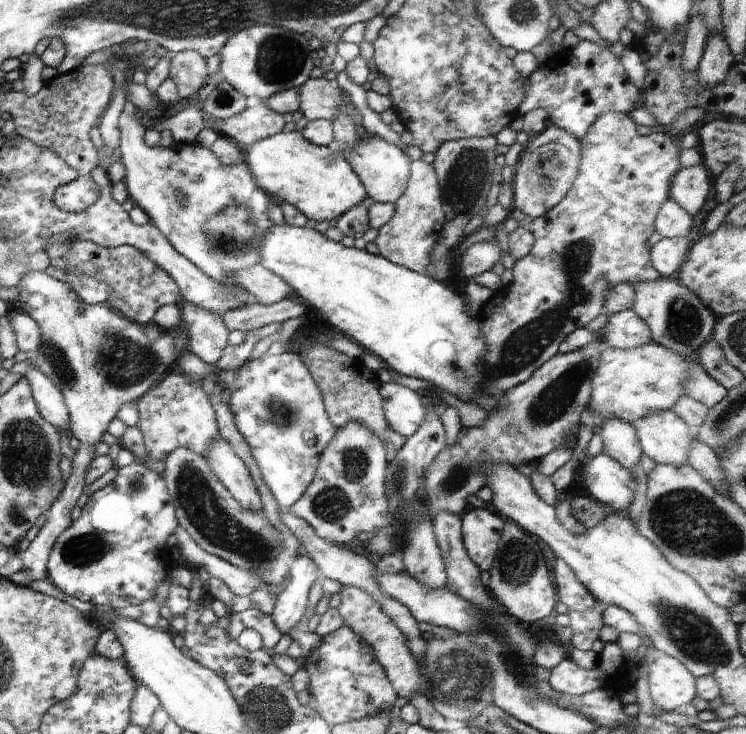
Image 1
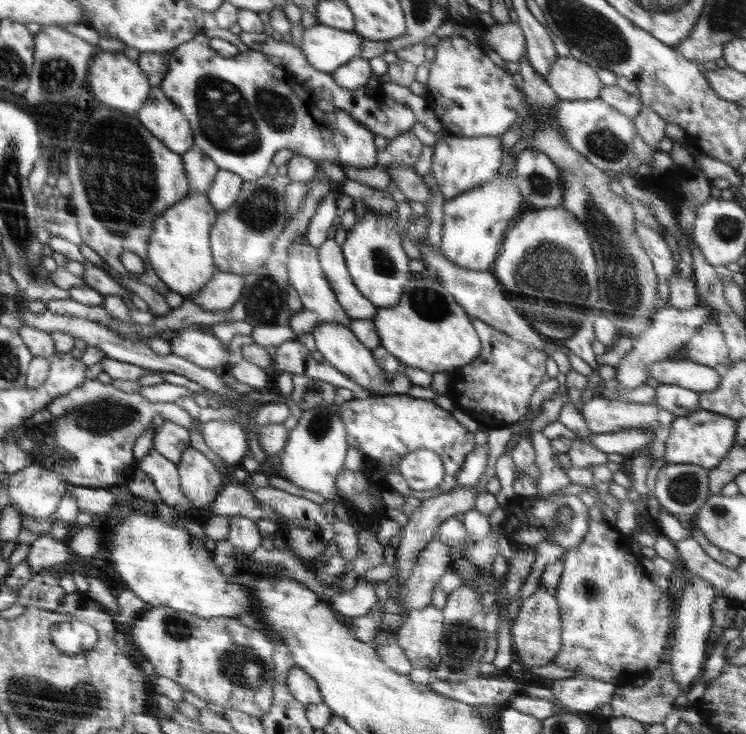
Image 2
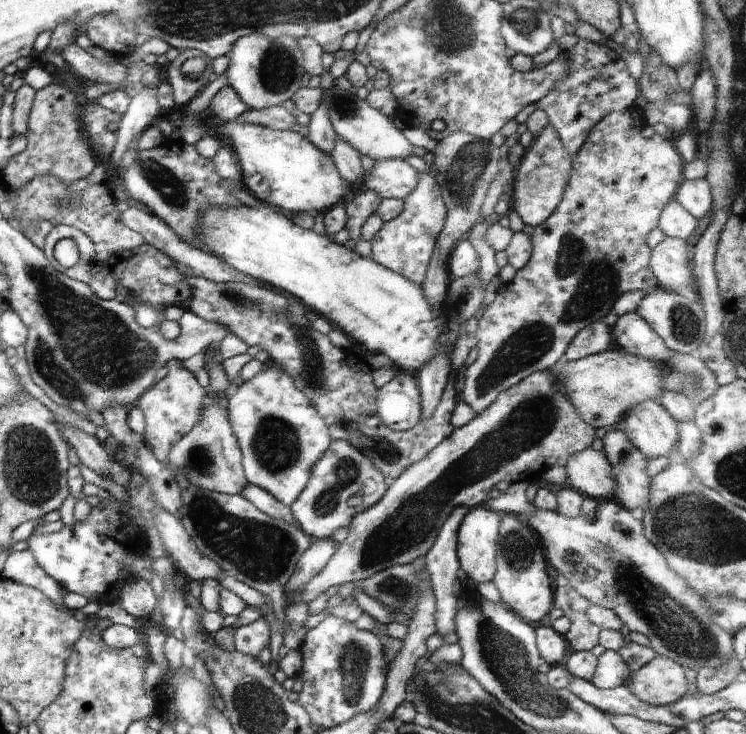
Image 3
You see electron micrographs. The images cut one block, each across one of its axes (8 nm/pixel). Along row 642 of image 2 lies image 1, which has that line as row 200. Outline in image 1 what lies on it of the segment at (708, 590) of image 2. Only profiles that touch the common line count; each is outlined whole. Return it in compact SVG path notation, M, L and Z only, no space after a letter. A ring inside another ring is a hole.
M704 164L681 168L671 182L669 199L674 200L690 216L698 215L713 195L709 174Z

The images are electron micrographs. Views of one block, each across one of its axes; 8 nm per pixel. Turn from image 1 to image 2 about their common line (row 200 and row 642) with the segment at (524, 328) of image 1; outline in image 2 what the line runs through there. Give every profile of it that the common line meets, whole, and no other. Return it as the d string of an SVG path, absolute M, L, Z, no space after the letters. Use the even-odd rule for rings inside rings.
M590 520L588 532L581 540L579 546L565 552L563 574L554 595L560 608L562 620L562 644L553 663L566 670L580 672L584 677L592 677L593 679L603 680L604 682L615 682L622 686L633 684L639 675L647 675L659 665L665 646L668 644L668 634L670 634L670 628L672 626L671 612L673 610L672 600L670 595L668 595L668 590L663 591L661 588L654 586L651 579L647 576L640 558L631 551L629 545L630 539L615 528L615 523L605 522L604 520Z

